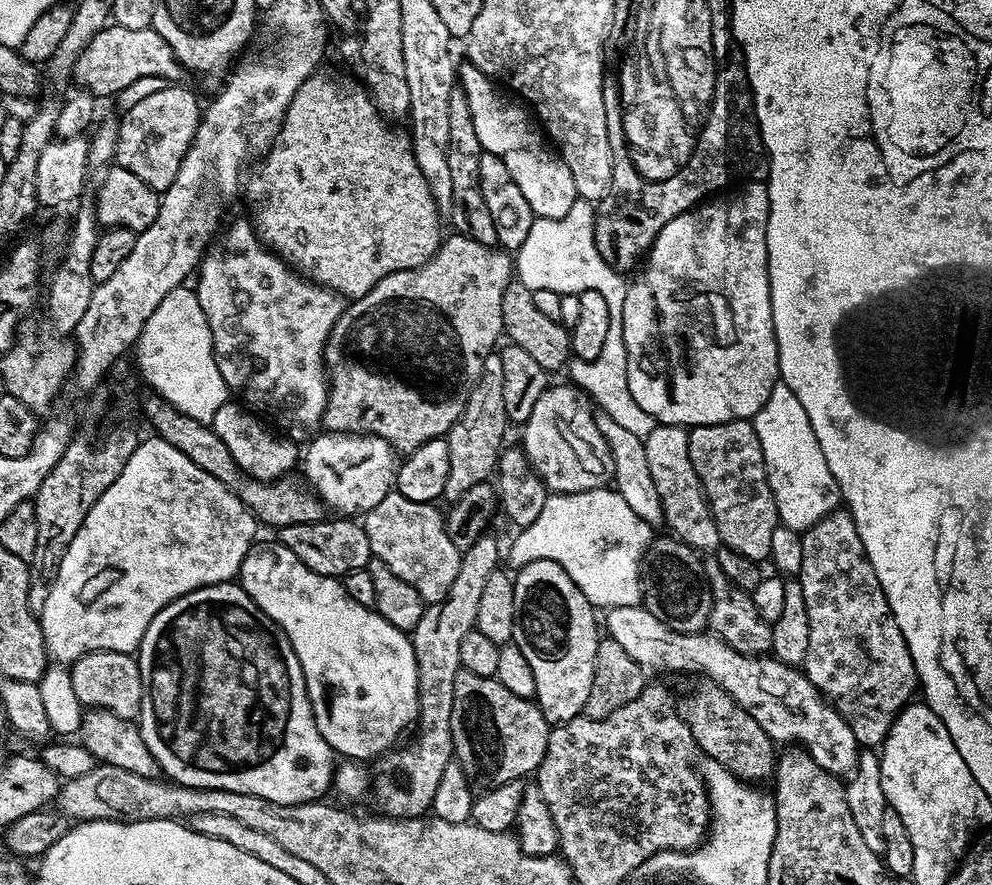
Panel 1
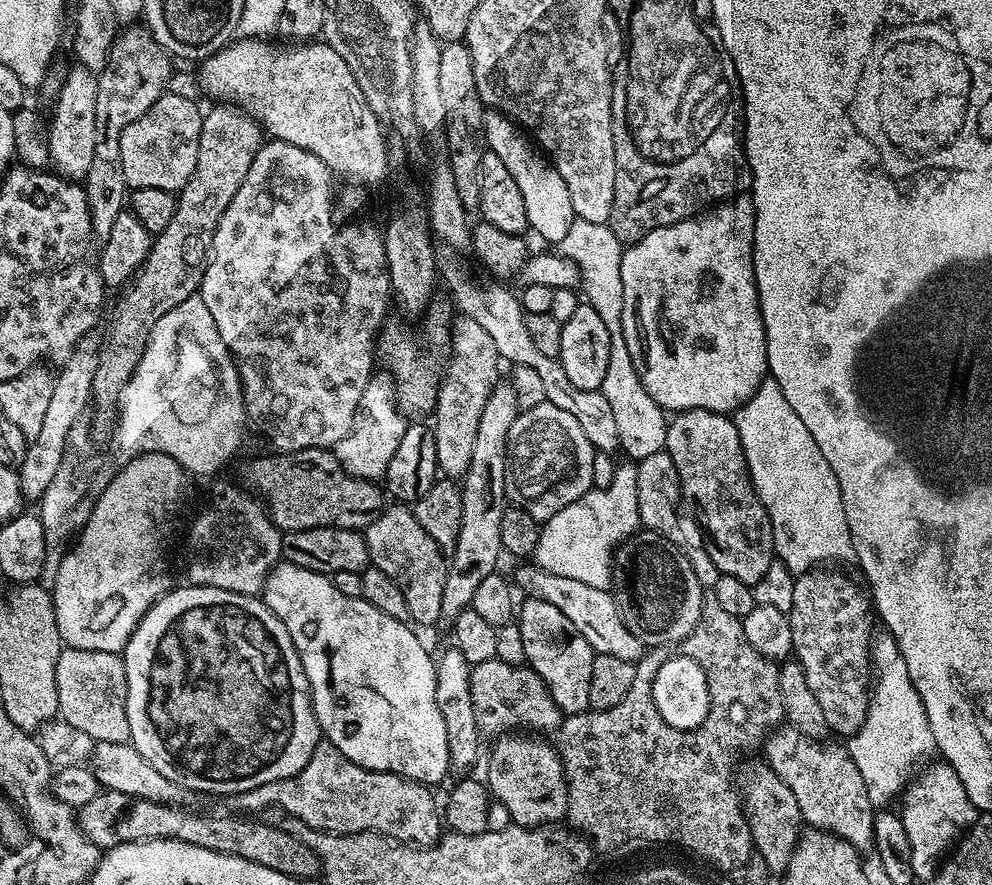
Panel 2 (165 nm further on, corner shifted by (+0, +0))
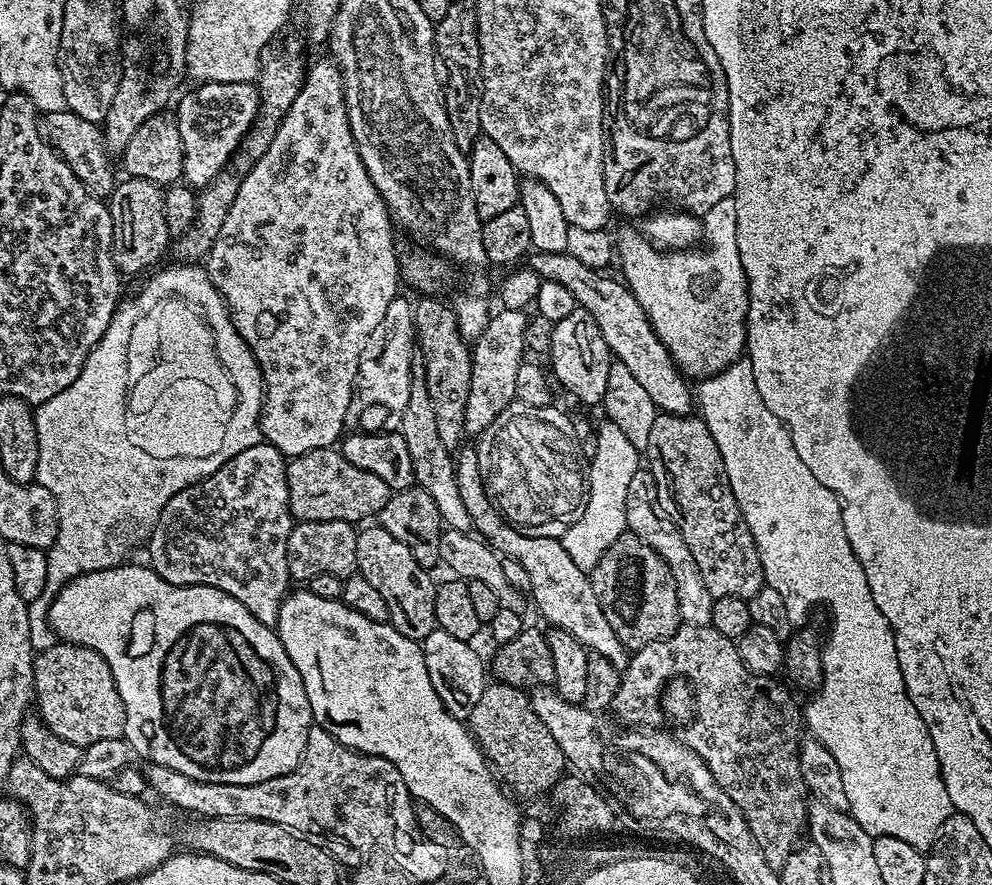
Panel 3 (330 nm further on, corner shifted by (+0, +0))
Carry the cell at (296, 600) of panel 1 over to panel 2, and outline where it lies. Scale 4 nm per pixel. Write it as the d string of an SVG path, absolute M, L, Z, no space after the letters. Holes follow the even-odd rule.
M277 562L269 570L264 582L262 599L265 606L282 622L282 626L286 626L292 644L300 655L300 661L308 679L308 689L312 692L312 709L316 712L316 721L320 723L321 733L343 756L350 758L350 762L363 768L369 768L375 772L393 772L404 776L407 780L416 780L419 784L429 786L436 786L443 776L449 775L446 726L442 722L442 713L438 711L438 702L434 698L436 685L434 656L433 653L430 654L424 649L423 642L411 632L413 629L405 621L390 618L390 614L382 614L382 610L370 606L370 602L366 602L363 598L346 598L346 594L342 594L342 590L338 590L338 586L334 586L334 582L325 573L306 570L302 566L294 566L287 562Z

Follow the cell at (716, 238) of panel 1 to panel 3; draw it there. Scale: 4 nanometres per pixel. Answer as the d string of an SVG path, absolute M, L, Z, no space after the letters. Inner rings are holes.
M729 198L718 202L714 206L710 206L710 210L704 213L702 217L702 240L703 243L708 243L708 248L702 249L701 252L696 252L697 250L661 250L647 236L639 231L636 232L622 233L620 242L618 238L618 262L620 258L620 268L624 271L622 279L634 294L634 298L638 298L638 306L642 306L650 326L654 330L654 334L658 334L662 346L666 346L666 350L672 355L672 361L676 363L677 368L684 373L685 377L707 378L709 376L717 376L719 372L725 372L734 361L741 359L745 355L748 334L748 280L744 277L742 258L738 258L738 214L736 213L735 199Z

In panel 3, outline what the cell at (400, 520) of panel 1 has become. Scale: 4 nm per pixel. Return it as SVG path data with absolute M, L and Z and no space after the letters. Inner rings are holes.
M372 526L361 527L358 532L356 572L382 594L388 611L388 623L398 630L398 634L422 642L426 634L437 627L434 614L437 581L432 580L433 573L429 569L418 566L414 554L410 554L398 538L386 534L386 530L379 526L368 527Z

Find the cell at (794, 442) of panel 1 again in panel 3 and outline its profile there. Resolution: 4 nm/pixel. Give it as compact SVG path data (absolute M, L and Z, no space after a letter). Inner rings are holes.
M741 358L739 360L734 361L730 367L725 372L719 372L717 376L709 376L707 378L701 379L699 381L700 389L697 387L694 392L694 400L698 405L699 415L706 422L706 426L710 430L710 434L714 434L714 442L718 442L718 450L722 454L722 462L726 466L726 478L730 482L730 490L734 494L734 498L738 502L738 510L742 510L742 518L746 522L746 526L750 530L750 534L754 538L754 542L758 546L758 554L760 555L760 561L762 562L762 570L764 571L764 582L767 587L773 588L774 590L778 590L778 595L782 598L782 602L786 606L786 610L790 614L790 622L793 626L800 626L805 623L804 620L808 615L811 614L812 611L815 610L819 604L825 604L828 607L828 612L832 615L832 629L828 632L828 640L823 641L822 651L820 654L820 661L822 662L822 666L824 667L824 678L820 681L820 687L815 689L811 693L812 701L809 702L808 705L803 705L802 708L802 720L806 725L807 731L808 728L813 737L815 739L820 740L822 742L822 746L826 746L826 750L830 750L830 754L834 754L834 762L838 762L838 770L842 770L842 782L846 786L846 798L848 799L847 811L851 816L857 820L862 826L862 830L866 830L872 835L874 838L877 836L889 836L890 838L902 838L902 842L910 842L910 846L914 846L918 851L922 853L927 853L929 849L931 849L932 841L936 839L941 826L946 822L946 818L950 818L954 815L954 809L952 807L952 803L950 802L950 794L946 794L946 786L942 782L942 774L940 773L940 767L938 766L938 754L934 750L934 742L930 738L930 734L926 730L926 722L922 722L922 714L918 714L918 710L914 710L914 702L910 702L910 694L906 694L906 682L902 678L902 666L898 666L898 650L894 646L894 634L892 633L892 627L890 626L890 622L886 622L886 618L882 614L882 610L878 610L878 602L874 602L874 594L870 594L870 586L866 582L866 570L862 570L862 562L858 562L858 558L854 554L854 550L850 546L850 538L846 538L846 526L842 522L842 505L840 499L837 498L833 492L828 489L826 486L822 486L822 482L818 482L818 478L814 478L814 474L810 474L810 469L806 466L806 462L802 462L802 458L798 458L798 450L794 450L794 442L792 441L792 436L788 433L788 428L786 425L780 421L774 414L770 414L770 406L766 406L766 402L762 402L762 394L758 394L758 386L754 382L754 366L752 365L752 361L747 358Z

